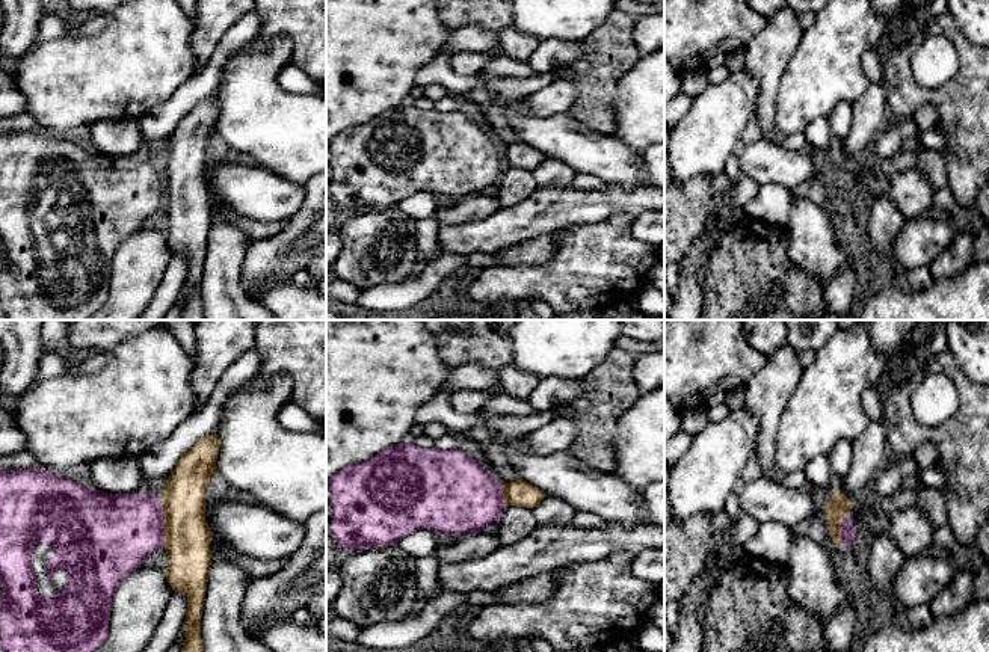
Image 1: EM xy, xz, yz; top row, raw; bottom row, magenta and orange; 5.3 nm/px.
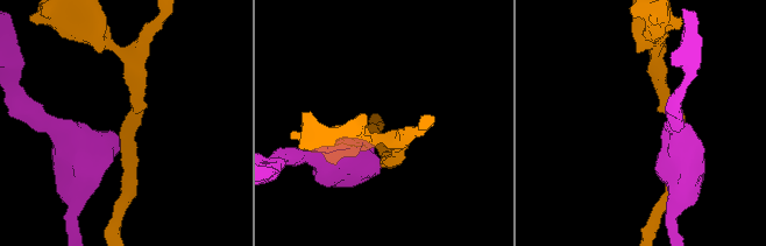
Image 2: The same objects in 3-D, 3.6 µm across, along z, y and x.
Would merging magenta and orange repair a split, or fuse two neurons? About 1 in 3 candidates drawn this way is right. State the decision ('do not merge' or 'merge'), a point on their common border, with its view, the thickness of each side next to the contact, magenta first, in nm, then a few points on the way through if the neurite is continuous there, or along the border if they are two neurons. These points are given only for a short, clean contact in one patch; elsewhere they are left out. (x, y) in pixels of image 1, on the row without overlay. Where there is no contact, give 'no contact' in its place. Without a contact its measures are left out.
do not merge; contact xy (163, 186); calibres 400 and 240 nm; border xy (160, 165), (165, 206)

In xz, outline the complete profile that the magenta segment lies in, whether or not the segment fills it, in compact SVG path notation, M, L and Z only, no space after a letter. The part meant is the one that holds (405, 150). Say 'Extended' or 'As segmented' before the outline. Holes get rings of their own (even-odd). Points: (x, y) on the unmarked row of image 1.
As segmented. M400 104L368 124L338 133L326 148L332 168L331 198L344 211L399 205L417 192L435 196L479 195L501 180L503 146L462 112L421 110Z

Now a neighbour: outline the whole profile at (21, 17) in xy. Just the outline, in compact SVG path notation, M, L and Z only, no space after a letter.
M0 0L5 23L0 33L0 66L12 75L14 62L21 59L38 38L42 18L41 0Z

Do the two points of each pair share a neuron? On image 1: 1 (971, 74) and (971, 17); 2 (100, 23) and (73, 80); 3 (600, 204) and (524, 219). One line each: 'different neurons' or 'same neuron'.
1: different neurons
2: different neurons
3: same neuron

